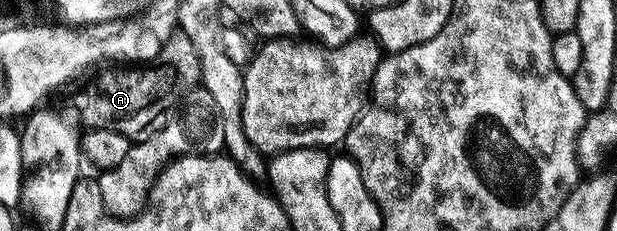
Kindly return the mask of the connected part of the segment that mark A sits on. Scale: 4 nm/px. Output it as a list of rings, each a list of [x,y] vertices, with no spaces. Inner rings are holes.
[[[179,32],[164,42],[162,60],[135,65],[129,70],[104,70],[73,96],[72,106],[80,117],[81,127],[110,128],[122,132],[134,144],[145,142],[166,125],[164,113],[171,106],[179,107],[184,95],[201,81],[198,52],[194,52],[194,44],[190,44],[187,36]]]

